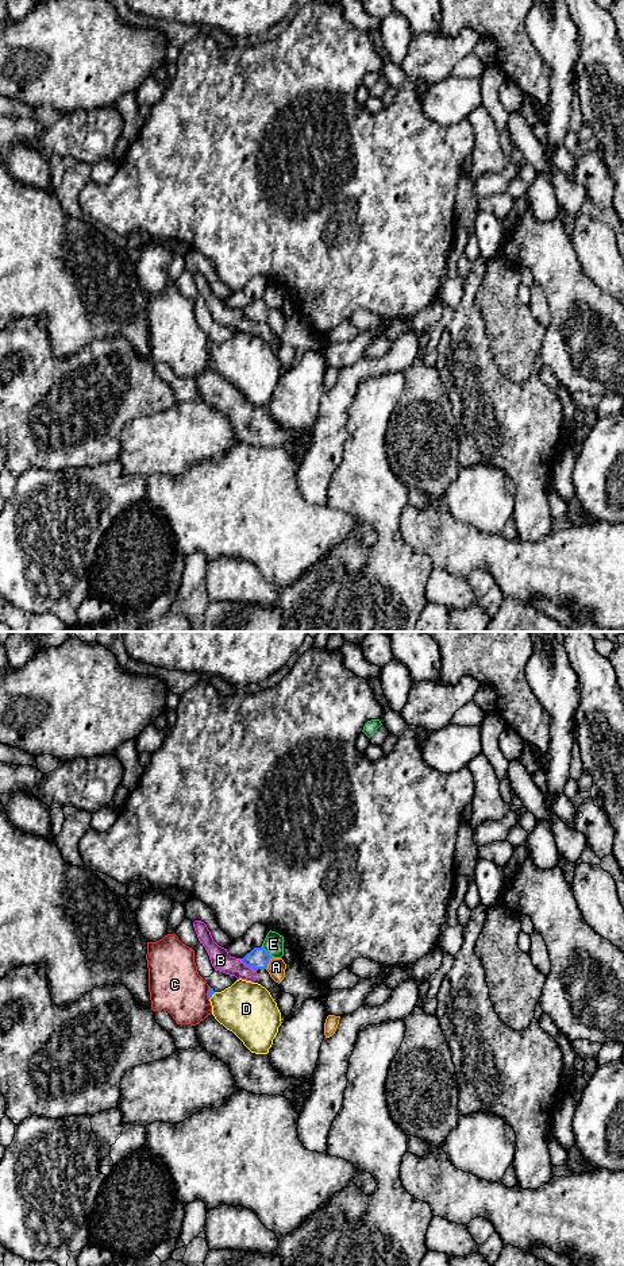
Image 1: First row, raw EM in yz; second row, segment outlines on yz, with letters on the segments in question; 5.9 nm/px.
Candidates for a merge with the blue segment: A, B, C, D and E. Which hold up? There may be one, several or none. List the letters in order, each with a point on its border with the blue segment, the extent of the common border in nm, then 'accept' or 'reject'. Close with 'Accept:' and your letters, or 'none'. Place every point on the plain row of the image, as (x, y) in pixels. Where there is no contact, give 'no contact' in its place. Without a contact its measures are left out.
A: contact yz (268, 315); length 90 nm; accept
B: contact yz (247, 317); length 130 nm; reject
C: contact yz (208, 344); length 70 nm; reject
D: contact yz (211, 348); length 60 nm; reject
E: contact yz (265, 304); length 100 nm; reject
Accept: A

